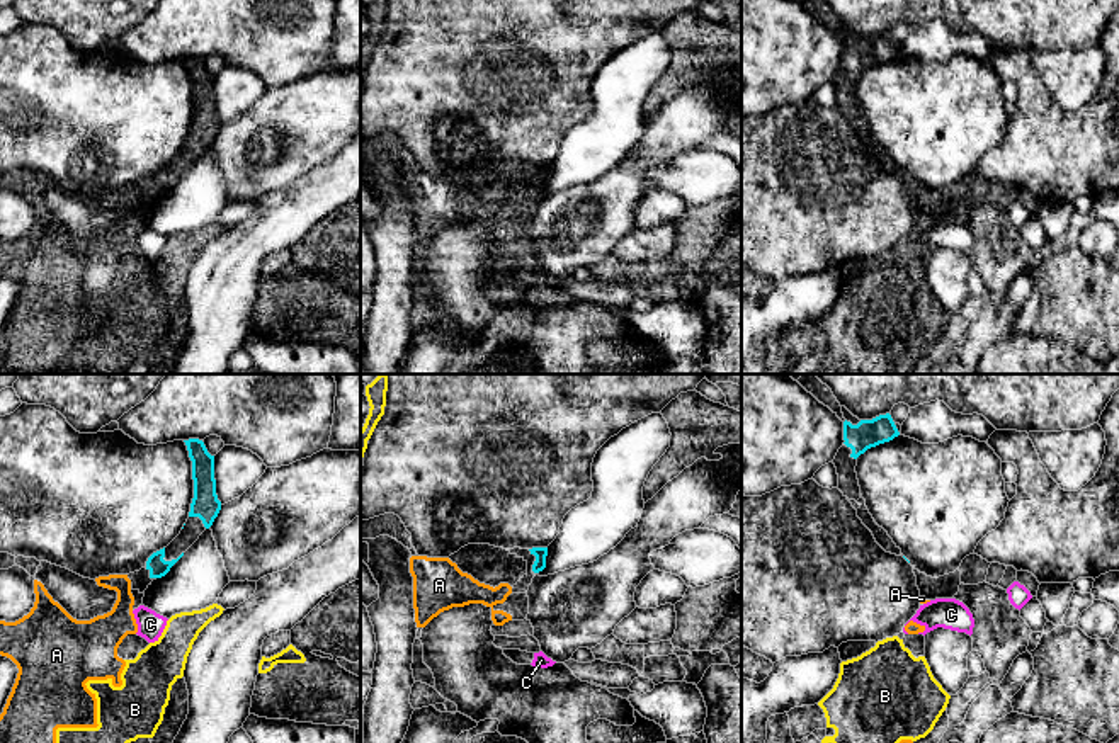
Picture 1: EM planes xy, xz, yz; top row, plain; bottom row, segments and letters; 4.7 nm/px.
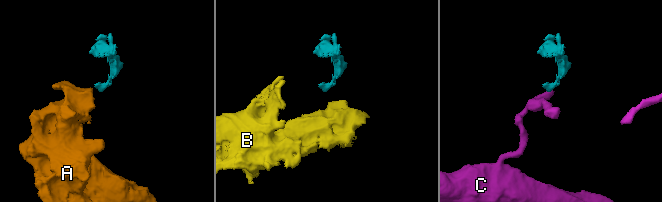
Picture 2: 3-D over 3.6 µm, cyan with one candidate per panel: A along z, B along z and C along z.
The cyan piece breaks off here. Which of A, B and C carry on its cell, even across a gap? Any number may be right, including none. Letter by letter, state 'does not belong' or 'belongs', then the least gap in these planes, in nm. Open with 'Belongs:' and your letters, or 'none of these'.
Belongs: A
A: belongs; 100 nm apart
B: does not belong; 190 nm apart
C: does not belong; 140 nm apart

